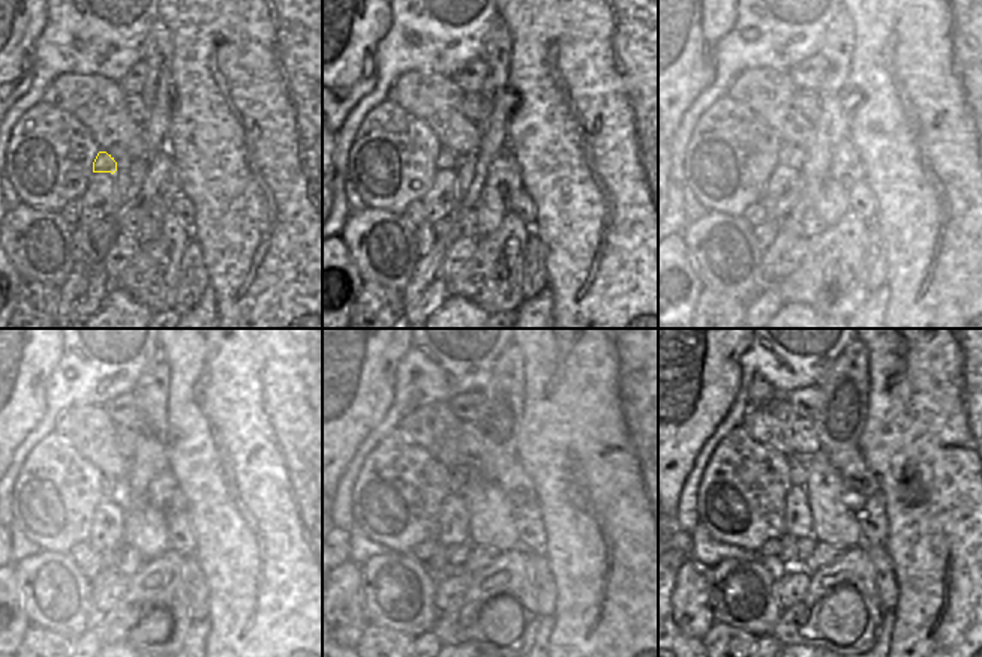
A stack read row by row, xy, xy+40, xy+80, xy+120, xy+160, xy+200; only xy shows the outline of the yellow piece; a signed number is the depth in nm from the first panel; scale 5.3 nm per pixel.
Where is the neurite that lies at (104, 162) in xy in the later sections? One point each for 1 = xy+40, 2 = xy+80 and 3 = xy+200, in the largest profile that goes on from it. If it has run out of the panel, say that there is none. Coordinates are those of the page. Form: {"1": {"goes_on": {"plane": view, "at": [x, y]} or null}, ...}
{"1": {"goes_on": {"plane": "xy+40", "at": [446, 161]}}, "2": {"goes_on": {"plane": "xy+80", "at": [790, 156]}}, "3": {"goes_on": {"plane": "xy+200", "at": [799, 474]}}}

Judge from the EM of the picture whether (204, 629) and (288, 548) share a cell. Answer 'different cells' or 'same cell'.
different cells

